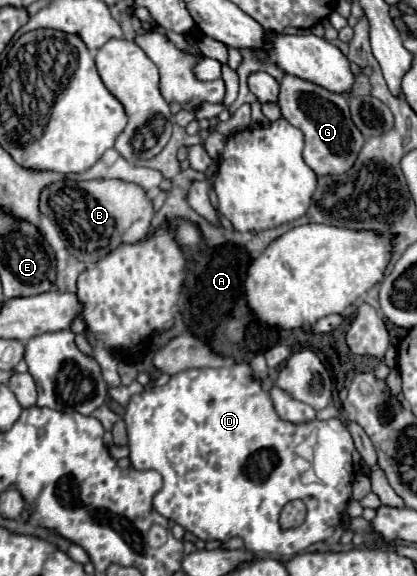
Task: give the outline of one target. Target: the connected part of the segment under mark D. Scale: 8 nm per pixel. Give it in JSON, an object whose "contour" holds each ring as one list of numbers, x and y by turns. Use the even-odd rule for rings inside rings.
{"contour":[[232,364,226,368,194,368,178,372,164,386,148,388,134,394,126,406,124,414,128,430,130,462,136,470,156,470,164,484,154,496,154,508,168,520,184,526,188,532,204,542,228,540,240,536,244,546,252,554,276,554,278,558,290,558,310,544,322,542,332,536,334,528,340,524,344,506,352,495,354,470,352,446,338,446,340,466,330,472,330,482,306,484,302,476,312,468,312,462,296,454,296,448,314,432,320,424,318,420,306,424,290,424,278,418,270,394,262,390,260,382,254,378,248,364],[290,500,304,500,308,516,298,528,282,528,278,518,282,508]]}

